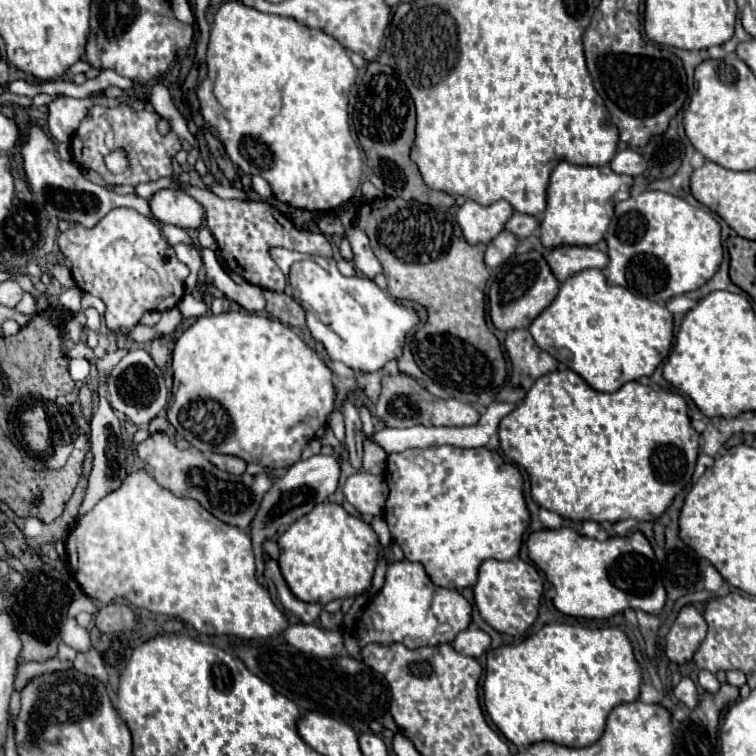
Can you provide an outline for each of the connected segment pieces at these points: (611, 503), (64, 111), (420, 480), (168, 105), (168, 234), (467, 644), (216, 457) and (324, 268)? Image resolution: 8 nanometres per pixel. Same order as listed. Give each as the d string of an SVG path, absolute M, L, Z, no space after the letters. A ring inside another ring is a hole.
M555 370L555 372L549 372L549 374L541 376L541 378L537 378L535 384L531 386L531 390L527 392L527 396L523 398L523 402L517 404L517 408L501 420L501 424L499 424L499 442L501 442L503 454L509 460L513 460L519 466L523 466L525 472L529 474L531 498L541 508L557 512L563 518L571 518L571 520L595 520L595 522L619 522L619 520L625 520L625 518L657 520L665 512L665 508L671 504L671 500L675 498L675 494L681 492L685 486L691 484L695 460L697 460L697 454L699 454L699 434L689 424L687 404L685 404L683 396L673 394L673 392L665 392L665 390L653 390L651 386L643 386L639 382L627 382L617 392L605 394L605 392L593 390L573 370Z
M59 96L55 98L47 108L49 108L49 132L57 142L69 142L71 134L77 130L81 118L87 114L91 106L103 105L106 107L117 107L123 102L123 98L107 98L97 96L97 98L69 98L69 96Z
M439 446L439 448L425 448L425 450L405 450L405 452L399 452L399 454L391 454L387 458L385 482L389 486L389 498L385 502L385 522L389 526L391 538L401 546L401 550L403 550L407 560L415 560L415 562L423 564L425 572L433 580L433 584L437 584L441 588L449 588L449 590L461 590L461 588L473 586L477 582L477 570L479 570L483 560L489 560L489 558L511 560L513 556L517 556L517 552L521 548L523 532L529 526L529 510L527 510L525 498L523 498L523 476L517 470L517 466L505 462L497 452L487 450L487 448L465 450L465 448L455 448L455 446Z
M157 82L155 86L151 86L151 92L149 92L149 102L151 106L155 108L157 114L161 114L163 118L167 118L173 126L173 130L179 134L179 138L187 138L189 144L195 148L197 142L193 138L193 134L187 130L187 124L185 124L185 118L179 114L179 110L173 106L171 102L171 94L169 90L165 88L163 82Z
M161 224L161 230L165 234L165 238L169 240L171 246L175 244L187 244L187 246L195 246L193 238L189 236L189 232L185 228L179 228L179 226L169 226L169 224Z
M467 628L467 630L459 632L457 638L453 640L453 648L459 654L473 656L473 658L479 658L489 648L489 644L491 644L489 634L485 634L479 628Z
M211 454L209 458L215 466L219 466L219 470L231 472L231 474L243 474L247 470L247 462L243 458L237 456L227 456L227 454Z
M333 258L323 260L323 264L319 264L317 260L295 262L289 272L289 284L293 288L293 298L305 311L306 326L312 337L322 342L327 354L331 356L331 360L339 360L345 366L359 370L359 372L375 372L375 370L383 368L387 360L391 360L391 358L397 360L401 356L401 348L403 348L407 332L419 322L417 314L411 308L399 304L403 299L393 298L387 288L381 290L373 280L369 280L365 276L347 278L347 276L339 274Z

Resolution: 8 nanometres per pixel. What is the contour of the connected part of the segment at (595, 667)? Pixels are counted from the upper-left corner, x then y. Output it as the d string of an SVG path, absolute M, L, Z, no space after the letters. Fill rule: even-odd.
M547 624L539 632L515 646L499 646L497 650L487 652L485 682L481 677L478 694L486 722L496 732L500 733L501 730L505 738L513 742L507 743L511 754L515 755L518 752L517 748L525 748L543 740L567 748L585 748L597 742L605 730L607 714L619 704L635 702L639 698L639 686L641 668L633 656L629 638L619 628Z

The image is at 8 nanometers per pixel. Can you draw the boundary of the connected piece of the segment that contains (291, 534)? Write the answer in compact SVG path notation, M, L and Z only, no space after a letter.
M321 502L309 514L295 520L279 538L279 568L295 598L325 606L337 598L349 598L365 592L371 584L377 564L379 542L373 528L349 516L339 504Z

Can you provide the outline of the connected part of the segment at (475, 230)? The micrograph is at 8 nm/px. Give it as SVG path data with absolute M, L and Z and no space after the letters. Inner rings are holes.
M467 200L457 210L457 222L469 244L487 244L491 238L495 238L495 234L503 230L511 214L513 208L505 200L499 200L491 206L481 206L473 200Z

